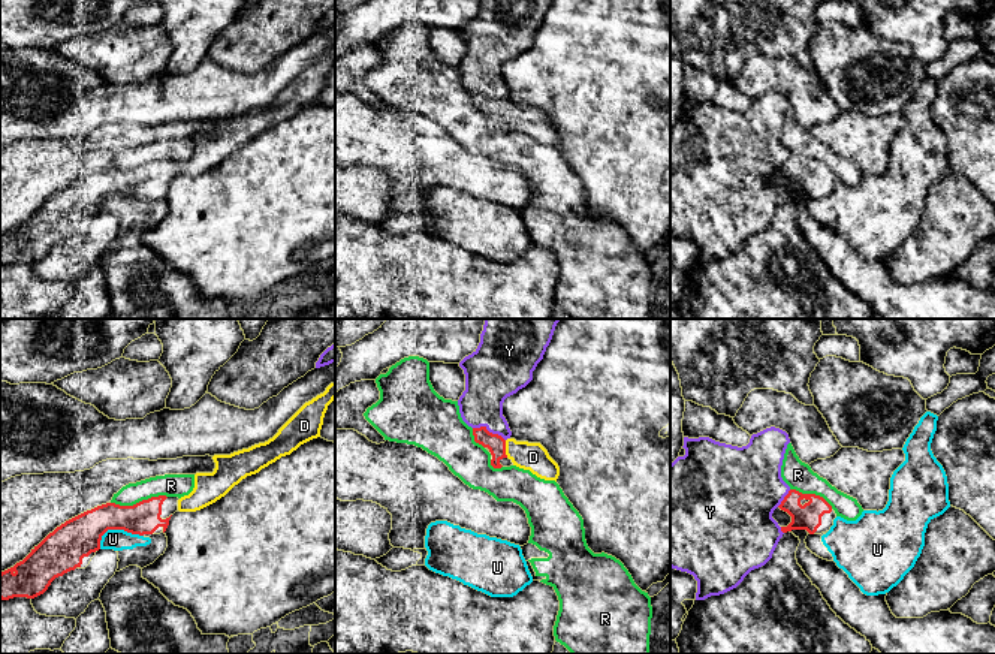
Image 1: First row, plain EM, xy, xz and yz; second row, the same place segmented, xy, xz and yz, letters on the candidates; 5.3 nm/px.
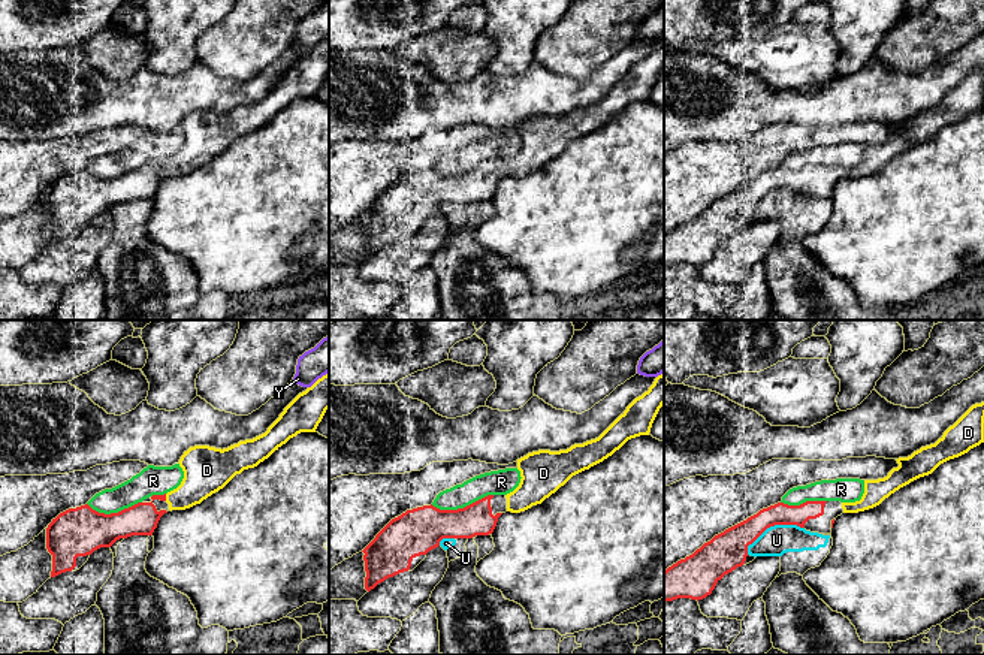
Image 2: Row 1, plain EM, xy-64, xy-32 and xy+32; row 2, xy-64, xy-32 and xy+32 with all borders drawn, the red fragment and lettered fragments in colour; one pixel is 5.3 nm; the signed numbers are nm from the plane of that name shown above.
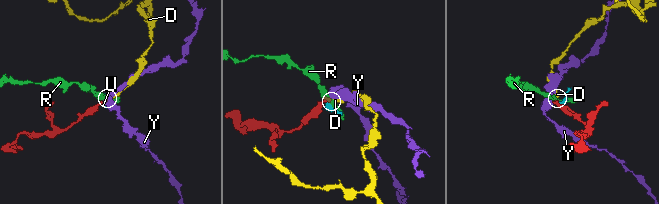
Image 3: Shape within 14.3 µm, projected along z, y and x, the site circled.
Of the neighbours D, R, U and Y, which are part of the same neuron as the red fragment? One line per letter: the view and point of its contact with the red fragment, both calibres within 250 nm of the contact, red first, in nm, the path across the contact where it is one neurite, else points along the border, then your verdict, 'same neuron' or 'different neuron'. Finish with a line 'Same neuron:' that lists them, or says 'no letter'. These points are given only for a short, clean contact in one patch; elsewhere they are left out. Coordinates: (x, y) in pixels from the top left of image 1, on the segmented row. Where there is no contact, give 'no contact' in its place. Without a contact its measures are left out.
D: meets red in xz at (504, 449); 100 nm thick on the red side, 150 nm on the other; runs through xz (496, 443), (504, 449), (513, 449), (533, 457); same neuron
R: meets red in xy at (139, 502); 180 nm thick on the red side, 130 nm on the other; different neuron
U: meets red in xy at (115, 529); 220 nm thick on the red side, 110 nm on the other; border along xy (142, 536), (123, 530), (108, 530), (102, 536), (99, 548); different neuron
Y: meets red in xz at (488, 431); 100 nm thick on the red side, 240 nm on the other; border along xz (473, 427), (485, 427), (504, 440); different neuron
Same neuron: D

